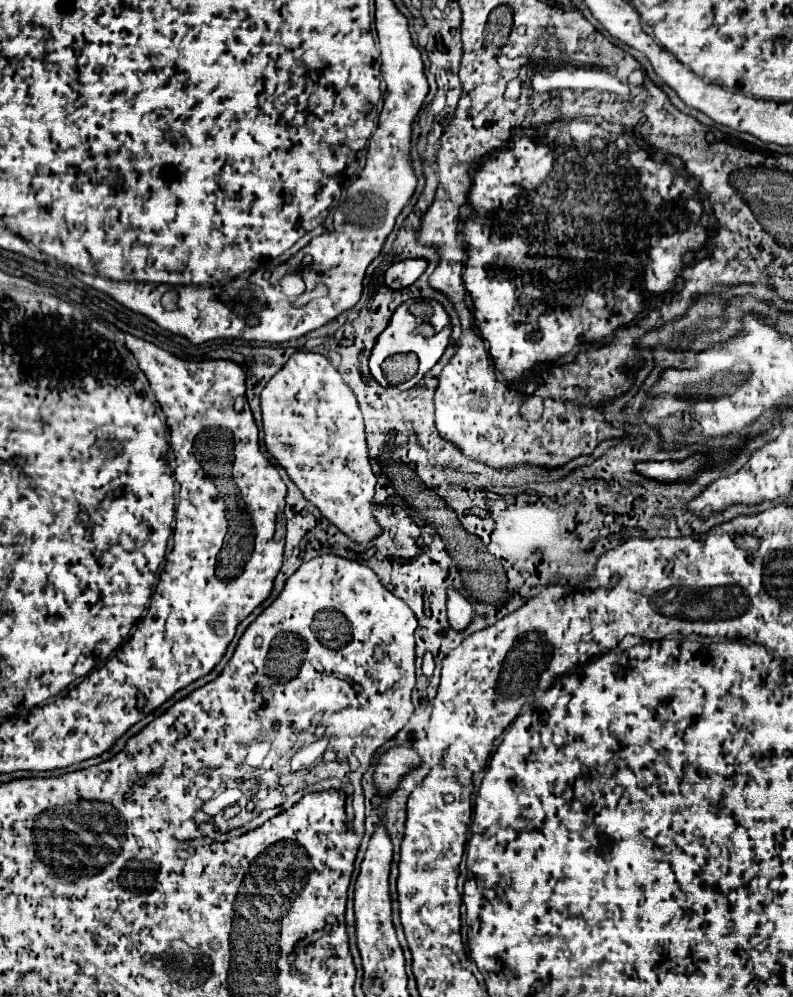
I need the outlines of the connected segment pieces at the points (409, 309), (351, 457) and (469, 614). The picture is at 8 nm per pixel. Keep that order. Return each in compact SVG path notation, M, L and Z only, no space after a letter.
M411 298L411 300L403 302L395 310L389 326L381 332L381 336L377 338L377 342L373 346L373 352L371 352L371 358L369 358L369 372L371 372L371 376L381 386L385 386L385 376L381 372L383 360L389 358L389 356L393 356L393 354L415 352L417 358L419 358L419 372L413 376L413 380L409 380L409 382L403 384L403 390L413 388L423 378L423 374L437 364L437 360L441 358L441 354L445 352L447 342L449 342L449 332L451 332L449 316L447 316L445 308L439 302L435 302L435 300L423 300L423 298L419 298L419 300Z
M313 352L293 354L263 388L261 410L267 450L287 470L289 478L303 492L303 496L311 504L315 504L319 512L353 542L367 544L369 540L381 536L383 530L371 512L377 478L371 470L371 460L367 454L363 414L359 410L355 394L343 382L341 374L331 366L331 362L325 356Z
M449 588L447 596L447 620L453 630L463 630L473 618L473 606L471 602L455 588Z

